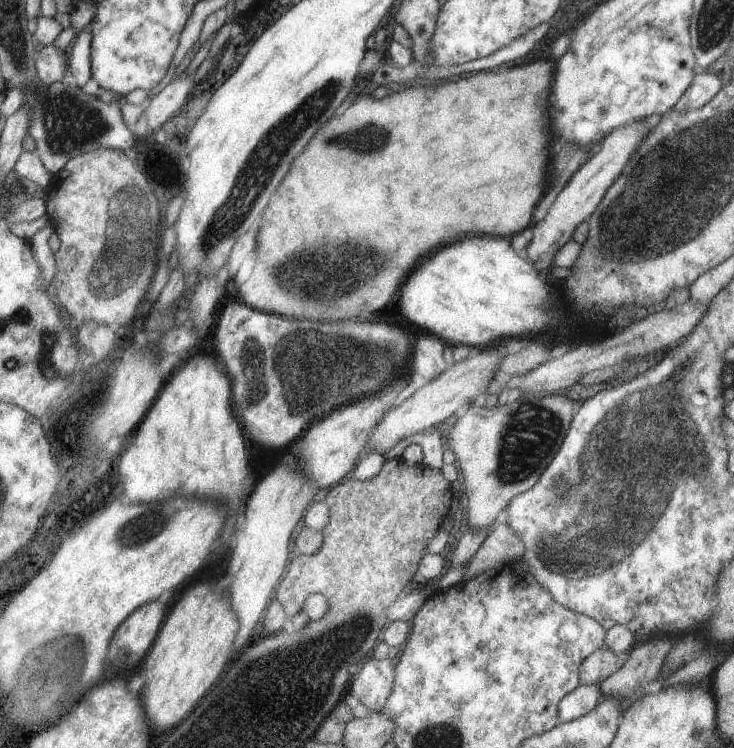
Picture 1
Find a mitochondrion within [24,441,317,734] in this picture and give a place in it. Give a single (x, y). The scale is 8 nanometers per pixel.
(134, 535)

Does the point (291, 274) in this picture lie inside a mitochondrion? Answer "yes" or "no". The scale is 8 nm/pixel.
yes

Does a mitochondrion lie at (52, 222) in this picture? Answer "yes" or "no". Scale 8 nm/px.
no

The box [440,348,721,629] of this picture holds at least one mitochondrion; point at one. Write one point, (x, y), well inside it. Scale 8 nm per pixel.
(530, 436)

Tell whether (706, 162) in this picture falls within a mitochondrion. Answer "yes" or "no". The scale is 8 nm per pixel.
yes

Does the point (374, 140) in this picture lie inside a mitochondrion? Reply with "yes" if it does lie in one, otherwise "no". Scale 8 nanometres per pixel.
yes

